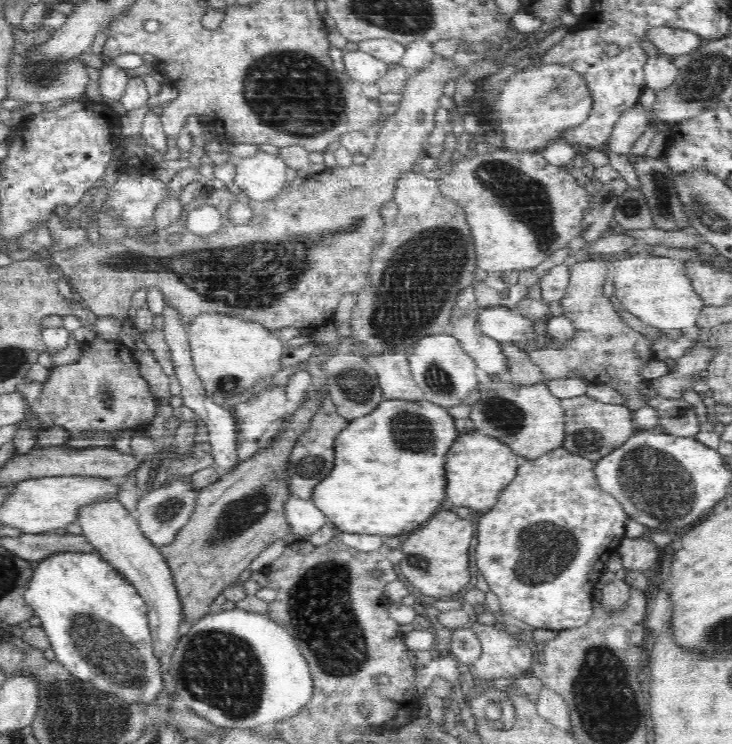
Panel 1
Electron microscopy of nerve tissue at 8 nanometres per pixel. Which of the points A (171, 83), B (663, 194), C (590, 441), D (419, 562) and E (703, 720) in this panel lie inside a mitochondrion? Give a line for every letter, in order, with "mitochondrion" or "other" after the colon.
A: other
B: mitochondrion
C: mitochondrion
D: mitochondrion
E: other

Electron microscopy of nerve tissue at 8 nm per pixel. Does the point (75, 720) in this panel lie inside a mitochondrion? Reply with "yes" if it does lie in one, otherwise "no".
yes

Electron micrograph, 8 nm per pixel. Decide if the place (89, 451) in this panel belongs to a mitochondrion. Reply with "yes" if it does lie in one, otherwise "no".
no

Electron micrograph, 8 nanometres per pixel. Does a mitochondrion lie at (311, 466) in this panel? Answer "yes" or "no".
yes

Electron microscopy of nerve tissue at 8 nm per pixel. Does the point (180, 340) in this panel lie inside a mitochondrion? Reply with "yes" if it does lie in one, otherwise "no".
no

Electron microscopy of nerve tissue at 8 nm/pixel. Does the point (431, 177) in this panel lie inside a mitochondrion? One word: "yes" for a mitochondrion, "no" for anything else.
no

